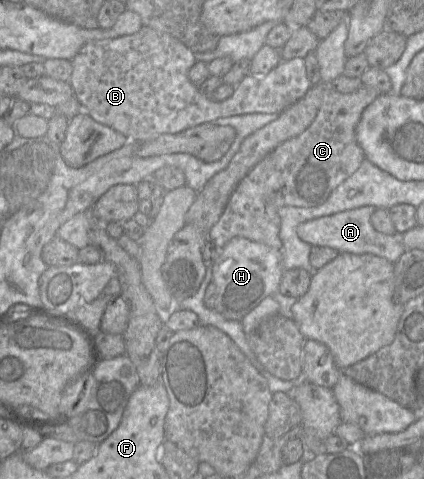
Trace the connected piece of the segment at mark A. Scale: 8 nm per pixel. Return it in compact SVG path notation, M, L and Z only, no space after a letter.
M369 205L319 217L299 224L296 232L302 241L312 246L330 247L340 253L370 253L395 264L406 251L403 244L403 234L387 235L378 232L371 224L371 216L377 209L376 206Z

